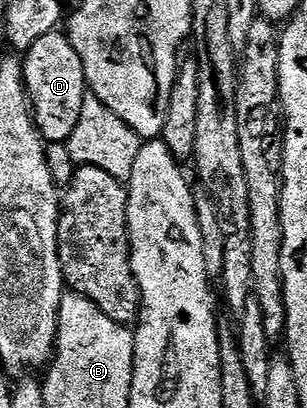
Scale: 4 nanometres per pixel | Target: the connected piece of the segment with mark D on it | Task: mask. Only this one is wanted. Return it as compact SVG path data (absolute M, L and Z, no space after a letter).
M55 29L39 37L30 50L25 52L22 64L22 82L30 97L34 121L47 144L65 144L69 140L76 129L76 121L80 121L80 109L88 94L86 74L80 57L69 38L60 32L61 30Z

